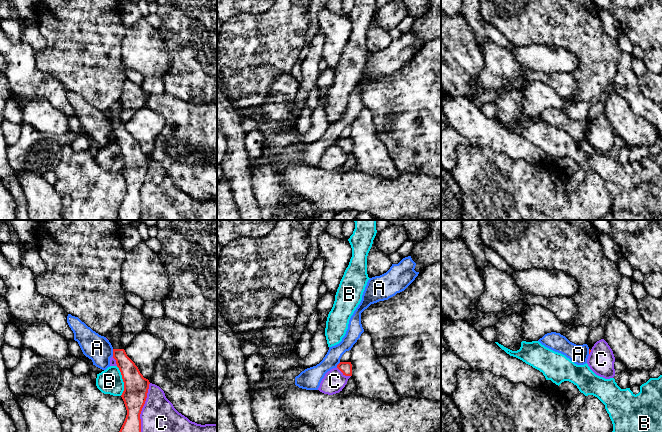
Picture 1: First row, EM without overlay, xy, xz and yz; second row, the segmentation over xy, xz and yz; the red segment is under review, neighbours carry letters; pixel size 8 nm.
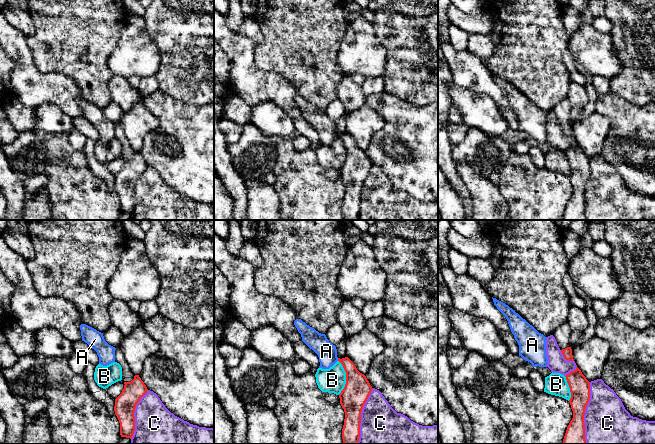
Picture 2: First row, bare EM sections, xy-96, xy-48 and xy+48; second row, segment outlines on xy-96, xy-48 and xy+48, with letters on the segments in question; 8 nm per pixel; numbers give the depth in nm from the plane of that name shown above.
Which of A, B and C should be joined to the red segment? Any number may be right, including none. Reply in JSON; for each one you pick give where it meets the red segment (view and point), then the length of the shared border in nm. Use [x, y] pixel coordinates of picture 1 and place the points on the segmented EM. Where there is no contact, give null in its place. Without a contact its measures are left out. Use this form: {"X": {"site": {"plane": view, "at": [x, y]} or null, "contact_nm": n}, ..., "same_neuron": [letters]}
{"same_neuron": []}

